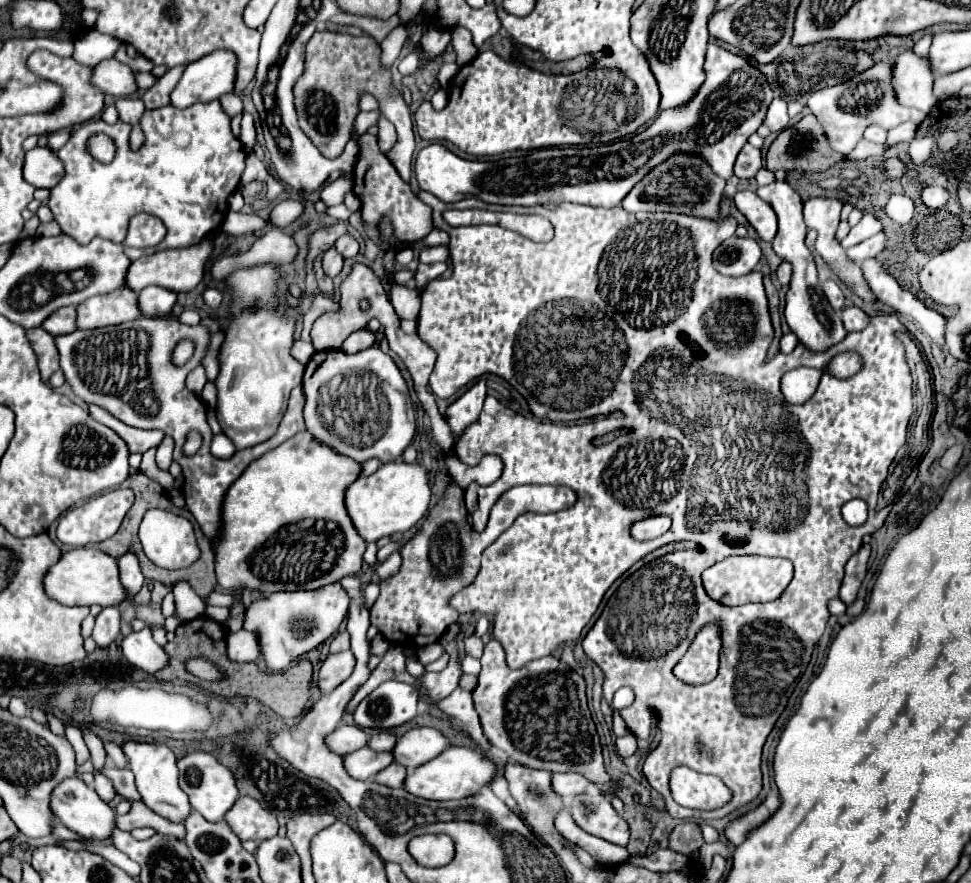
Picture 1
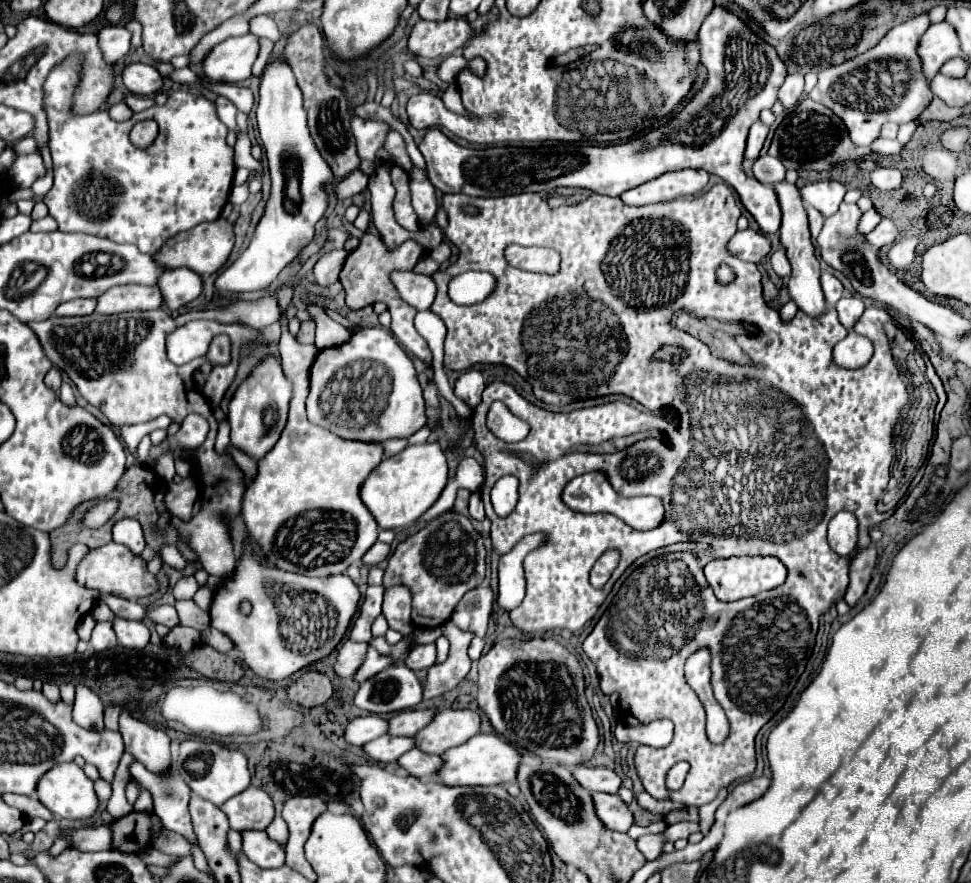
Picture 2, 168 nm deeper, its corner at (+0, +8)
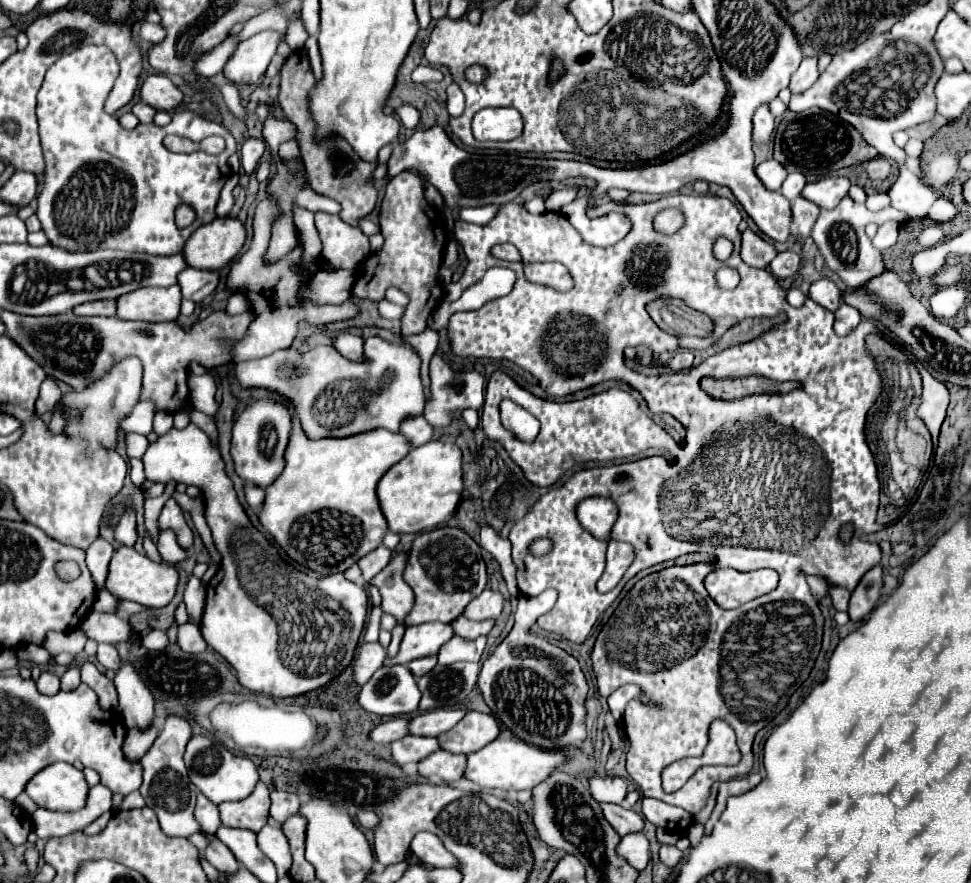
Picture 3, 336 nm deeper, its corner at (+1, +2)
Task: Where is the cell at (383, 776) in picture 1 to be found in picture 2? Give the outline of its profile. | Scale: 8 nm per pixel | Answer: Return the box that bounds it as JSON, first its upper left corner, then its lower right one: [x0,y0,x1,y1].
[397,748,441,778]

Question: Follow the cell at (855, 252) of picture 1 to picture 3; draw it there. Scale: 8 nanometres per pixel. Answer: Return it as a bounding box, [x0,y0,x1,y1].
[872,222,898,250]

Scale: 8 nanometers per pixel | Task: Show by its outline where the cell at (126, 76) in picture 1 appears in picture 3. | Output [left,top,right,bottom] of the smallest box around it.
[140,74,184,112]

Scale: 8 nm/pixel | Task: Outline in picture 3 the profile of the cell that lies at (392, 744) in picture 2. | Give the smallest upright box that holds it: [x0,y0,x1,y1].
[392,736,440,766]

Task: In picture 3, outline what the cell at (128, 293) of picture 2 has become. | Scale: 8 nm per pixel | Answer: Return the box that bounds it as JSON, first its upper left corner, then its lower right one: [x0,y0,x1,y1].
[116,284,182,322]

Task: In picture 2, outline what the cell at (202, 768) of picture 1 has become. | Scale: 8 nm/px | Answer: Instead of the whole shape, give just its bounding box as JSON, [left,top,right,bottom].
[175,740,249,806]

